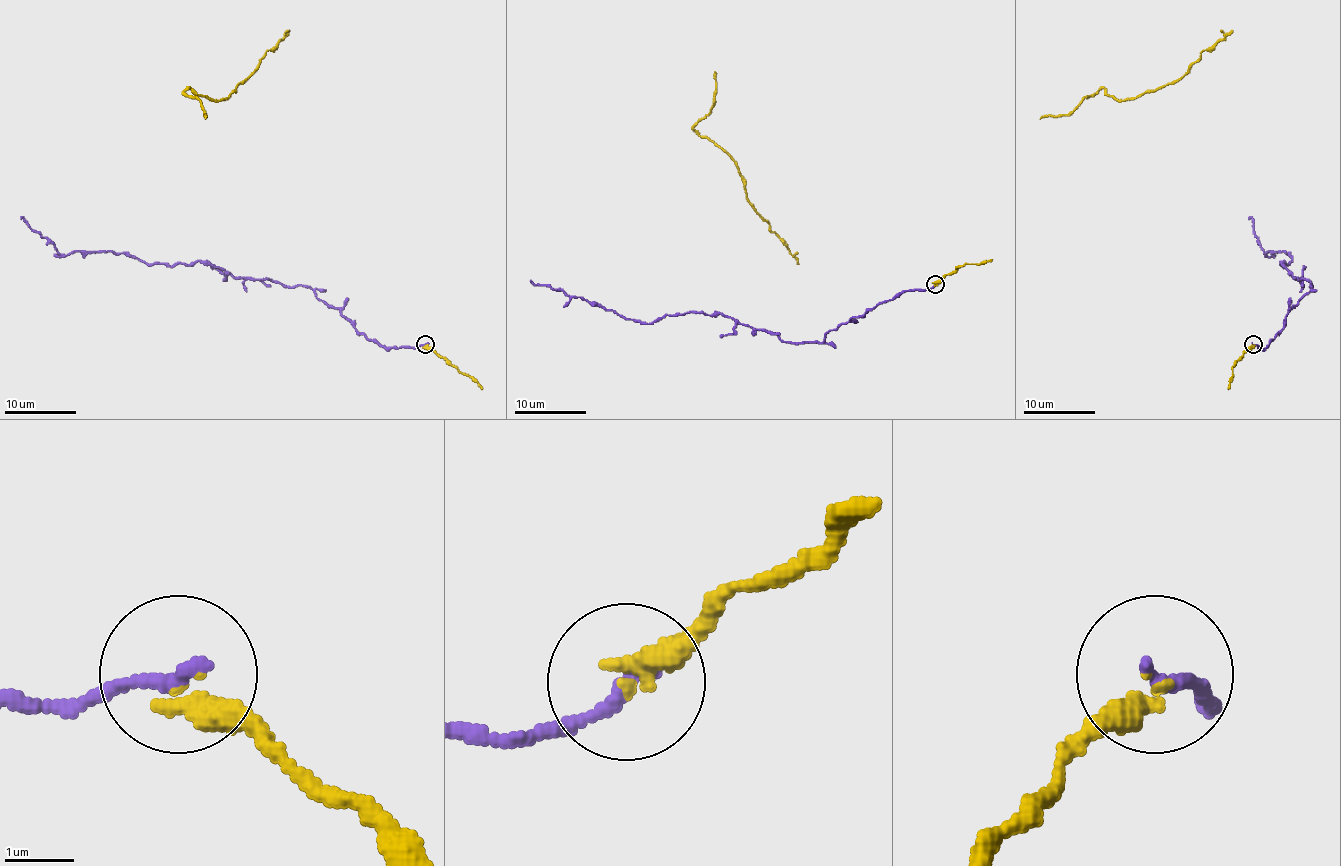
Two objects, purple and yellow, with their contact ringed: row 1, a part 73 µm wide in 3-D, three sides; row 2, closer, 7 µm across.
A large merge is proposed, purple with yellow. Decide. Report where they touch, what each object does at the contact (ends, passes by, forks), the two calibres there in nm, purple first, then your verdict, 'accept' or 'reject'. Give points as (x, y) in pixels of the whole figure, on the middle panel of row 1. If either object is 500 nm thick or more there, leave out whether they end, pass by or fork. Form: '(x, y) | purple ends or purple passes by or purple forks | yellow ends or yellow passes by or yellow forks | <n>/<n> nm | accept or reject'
(935, 284) | purple ends | yellow ends | 240/240 nm | accept

